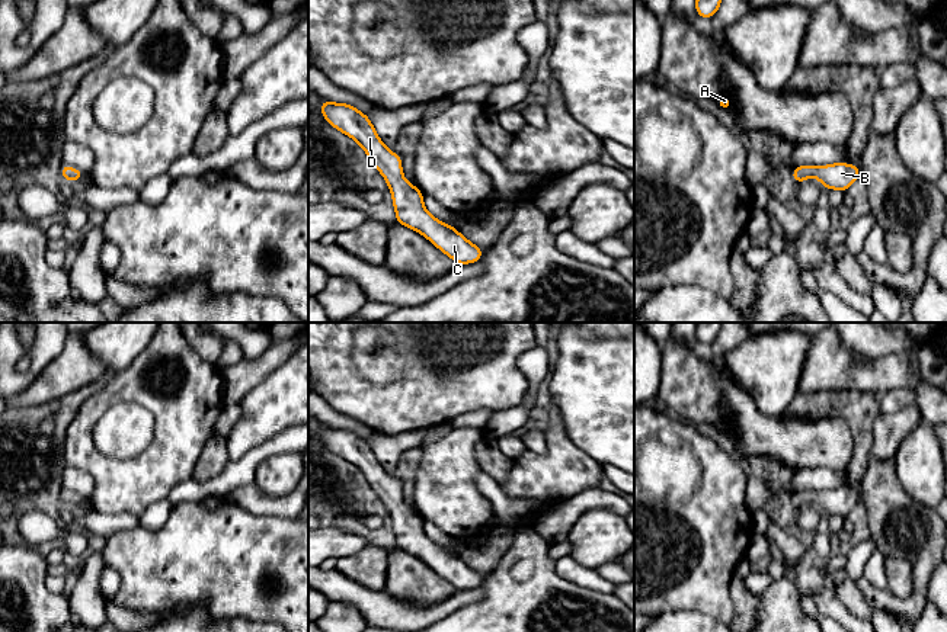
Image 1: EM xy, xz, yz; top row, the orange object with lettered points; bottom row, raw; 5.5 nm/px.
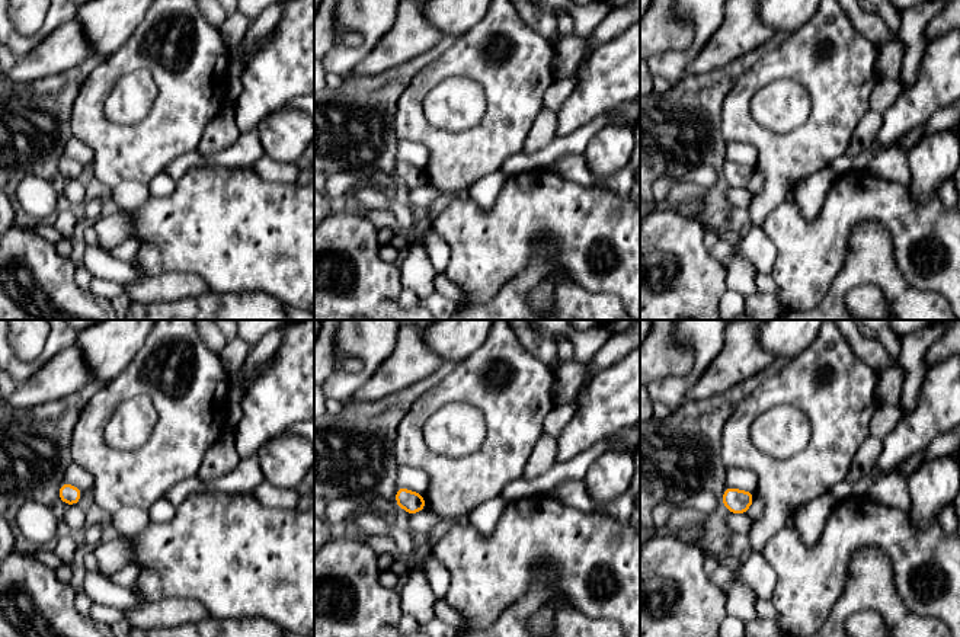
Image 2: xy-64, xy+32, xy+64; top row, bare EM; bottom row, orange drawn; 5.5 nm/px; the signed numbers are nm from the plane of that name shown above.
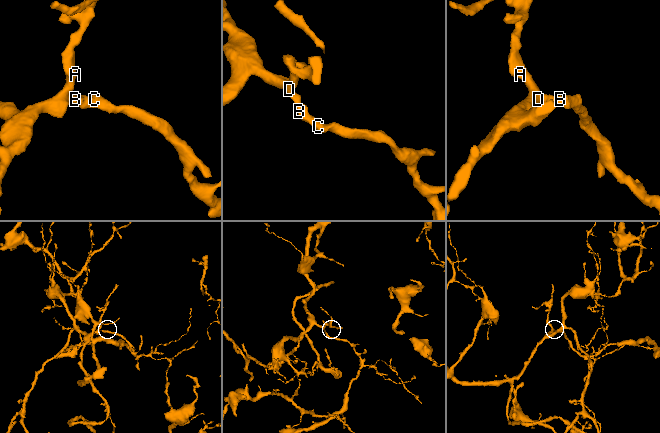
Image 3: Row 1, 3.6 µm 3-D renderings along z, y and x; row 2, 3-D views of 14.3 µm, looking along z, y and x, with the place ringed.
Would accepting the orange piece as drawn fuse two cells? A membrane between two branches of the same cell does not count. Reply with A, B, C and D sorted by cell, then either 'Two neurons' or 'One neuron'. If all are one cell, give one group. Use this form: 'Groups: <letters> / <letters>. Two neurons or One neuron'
Groups: A B C D. One neuron

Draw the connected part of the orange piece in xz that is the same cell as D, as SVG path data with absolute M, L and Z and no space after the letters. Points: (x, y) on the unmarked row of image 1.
M321 424L323 443L337 456L355 465L369 487L383 500L393 520L396 548L425 561L435 572L449 581L455 590L480 587L484 575L461 561L451 549L432 542L423 532L423 519L403 504L401 481L390 477L367 440L348 429Z

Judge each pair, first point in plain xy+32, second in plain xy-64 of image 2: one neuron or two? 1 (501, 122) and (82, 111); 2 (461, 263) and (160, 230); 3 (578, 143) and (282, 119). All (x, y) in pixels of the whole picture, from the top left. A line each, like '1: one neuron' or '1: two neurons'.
1: one neuron
2: one neuron
3: two neurons

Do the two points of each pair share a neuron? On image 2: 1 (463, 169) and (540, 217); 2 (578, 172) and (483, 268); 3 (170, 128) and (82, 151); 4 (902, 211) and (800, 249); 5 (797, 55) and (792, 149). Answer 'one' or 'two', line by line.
1: two
2: two
3: two
4: one
5: one

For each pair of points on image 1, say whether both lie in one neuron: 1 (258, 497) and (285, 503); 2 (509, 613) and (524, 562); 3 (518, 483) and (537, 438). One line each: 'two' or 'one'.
1: one
2: one
3: two

